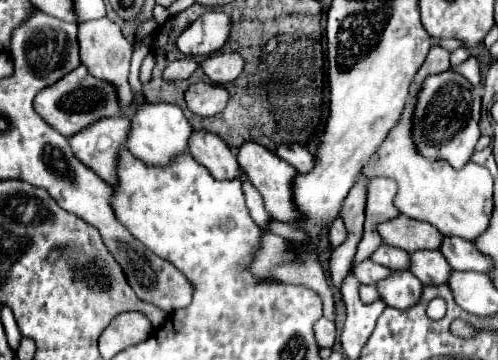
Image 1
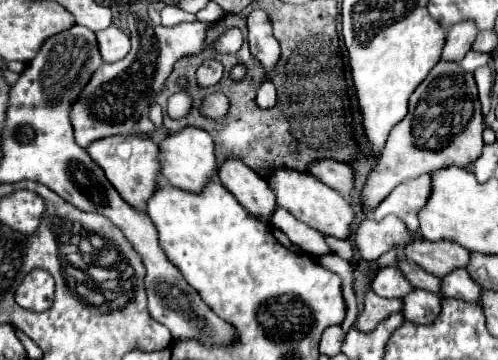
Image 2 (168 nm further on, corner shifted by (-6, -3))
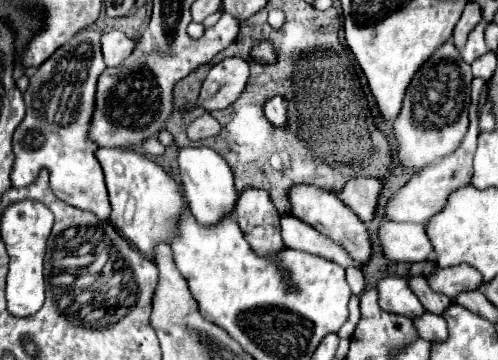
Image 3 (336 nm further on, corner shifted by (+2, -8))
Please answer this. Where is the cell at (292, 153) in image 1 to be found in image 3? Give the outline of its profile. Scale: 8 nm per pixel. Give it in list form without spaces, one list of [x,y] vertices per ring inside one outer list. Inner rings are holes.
[[[356,176],[350,178],[338,192],[338,198],[356,214],[360,220],[370,220],[374,216],[376,200],[380,194],[380,182],[376,178]]]

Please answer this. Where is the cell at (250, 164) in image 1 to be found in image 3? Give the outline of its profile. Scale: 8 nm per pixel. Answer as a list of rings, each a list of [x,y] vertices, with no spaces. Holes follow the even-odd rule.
[[[296,184],[288,190],[288,200],[290,200],[290,214],[292,216],[296,216],[298,220],[302,220],[314,228],[336,234],[334,242],[340,244],[350,254],[352,260],[366,262],[370,258],[372,244],[370,244],[370,236],[368,236],[362,220],[354,212],[350,212],[350,208],[346,208],[332,192],[316,188],[316,186],[308,186],[308,184]]]

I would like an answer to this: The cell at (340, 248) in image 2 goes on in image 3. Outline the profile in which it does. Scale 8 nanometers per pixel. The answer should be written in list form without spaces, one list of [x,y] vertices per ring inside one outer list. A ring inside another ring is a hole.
[[[350,266],[348,270],[346,270],[346,278],[348,278],[348,284],[350,284],[350,288],[352,288],[352,294],[360,294],[362,292],[362,288],[364,288],[364,276],[362,276],[362,272],[358,270],[358,268],[354,268],[354,266]]]

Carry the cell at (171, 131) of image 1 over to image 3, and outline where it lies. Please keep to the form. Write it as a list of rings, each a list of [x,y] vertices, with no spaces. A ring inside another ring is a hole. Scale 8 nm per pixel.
[[[206,146],[198,148],[180,148],[178,150],[178,168],[180,168],[180,180],[182,180],[182,192],[188,202],[190,212],[200,224],[216,224],[220,218],[230,214],[234,210],[238,192],[234,188],[234,178],[230,172],[230,166],[226,166],[224,158]]]

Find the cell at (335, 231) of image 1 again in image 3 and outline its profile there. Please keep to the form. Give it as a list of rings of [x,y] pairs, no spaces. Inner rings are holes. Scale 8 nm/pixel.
[[[384,222],[378,228],[378,240],[384,256],[394,262],[424,262],[432,256],[424,224]]]

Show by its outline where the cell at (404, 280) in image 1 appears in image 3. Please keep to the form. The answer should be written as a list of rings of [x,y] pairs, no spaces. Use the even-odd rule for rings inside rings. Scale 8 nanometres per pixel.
[[[424,312],[422,316],[414,318],[412,322],[414,322],[414,328],[416,328],[418,336],[424,338],[424,340],[428,340],[428,342],[440,342],[440,340],[444,340],[444,336],[448,336],[446,322],[438,314]]]

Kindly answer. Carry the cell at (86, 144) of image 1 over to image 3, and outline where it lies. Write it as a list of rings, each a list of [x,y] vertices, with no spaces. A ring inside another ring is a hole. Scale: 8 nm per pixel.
[[[98,148],[96,158],[104,170],[106,188],[110,194],[110,222],[140,252],[152,254],[154,244],[160,240],[170,240],[174,224],[182,212],[182,194],[178,184],[166,174],[160,164],[130,148]]]

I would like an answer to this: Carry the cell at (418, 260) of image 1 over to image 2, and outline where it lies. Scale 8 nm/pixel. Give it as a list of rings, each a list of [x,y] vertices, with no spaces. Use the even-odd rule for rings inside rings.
[[[456,269],[442,279],[442,297],[458,297],[470,303],[478,303],[482,287],[470,279],[466,269]]]

